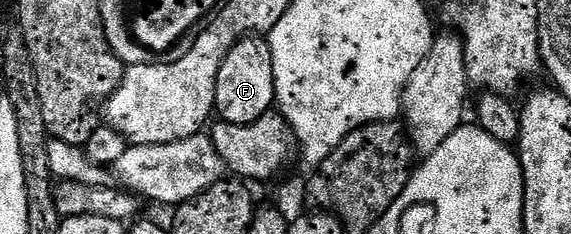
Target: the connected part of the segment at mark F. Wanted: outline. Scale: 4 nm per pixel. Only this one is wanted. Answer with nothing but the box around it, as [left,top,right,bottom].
[215,35,275,125]

